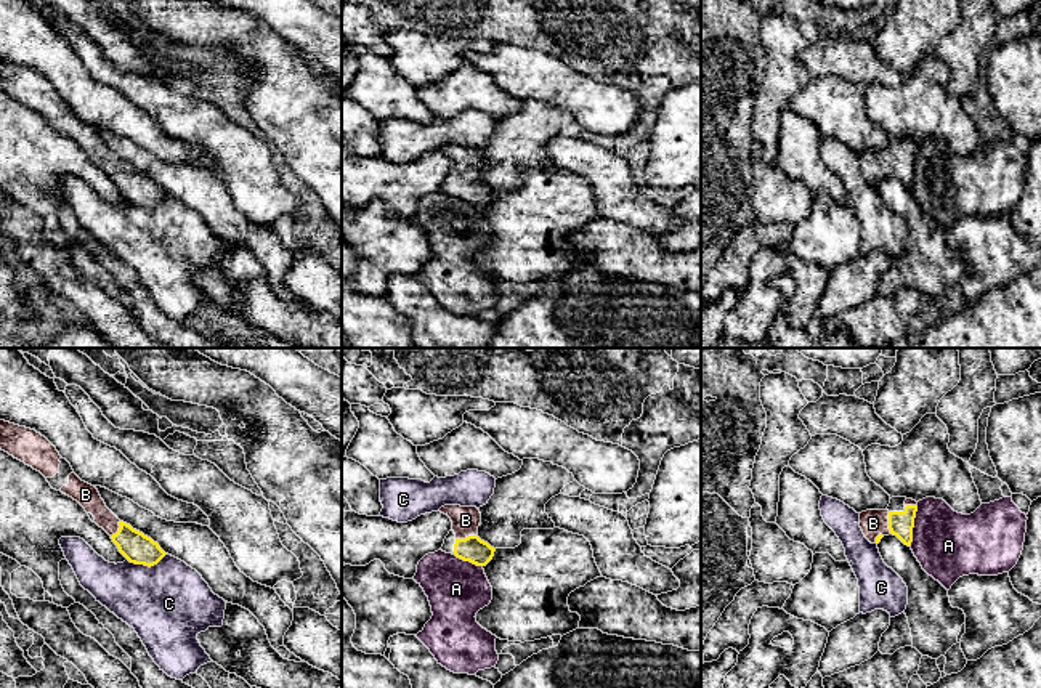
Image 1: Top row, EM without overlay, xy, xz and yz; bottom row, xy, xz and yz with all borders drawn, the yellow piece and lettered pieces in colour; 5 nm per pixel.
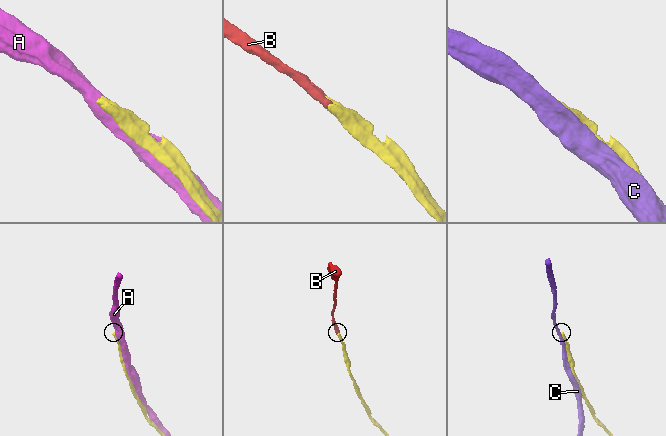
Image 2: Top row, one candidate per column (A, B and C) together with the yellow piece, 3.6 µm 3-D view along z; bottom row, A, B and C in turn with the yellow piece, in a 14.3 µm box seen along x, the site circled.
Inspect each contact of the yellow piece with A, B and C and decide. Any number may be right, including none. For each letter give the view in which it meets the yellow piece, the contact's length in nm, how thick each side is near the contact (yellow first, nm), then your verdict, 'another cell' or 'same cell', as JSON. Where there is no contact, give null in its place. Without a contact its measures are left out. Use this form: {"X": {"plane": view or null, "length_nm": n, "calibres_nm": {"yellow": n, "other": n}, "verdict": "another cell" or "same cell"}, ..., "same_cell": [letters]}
{"A": {"plane": "yz", "length_nm": 220, "calibres_nm": {"yellow": 130, "other": 340}, "verdict": "another cell"}, "B": {"plane": "xz", "length_nm": 110, "calibres_nm": {"yellow": 130, "other": 140}, "verdict": "same cell"}, "C": {"plane": "xy", "length_nm": 220, "calibres_nm": {"yellow": 150, "other": 420}, "verdict": "another cell"}, "same_cell": ["B"]}

